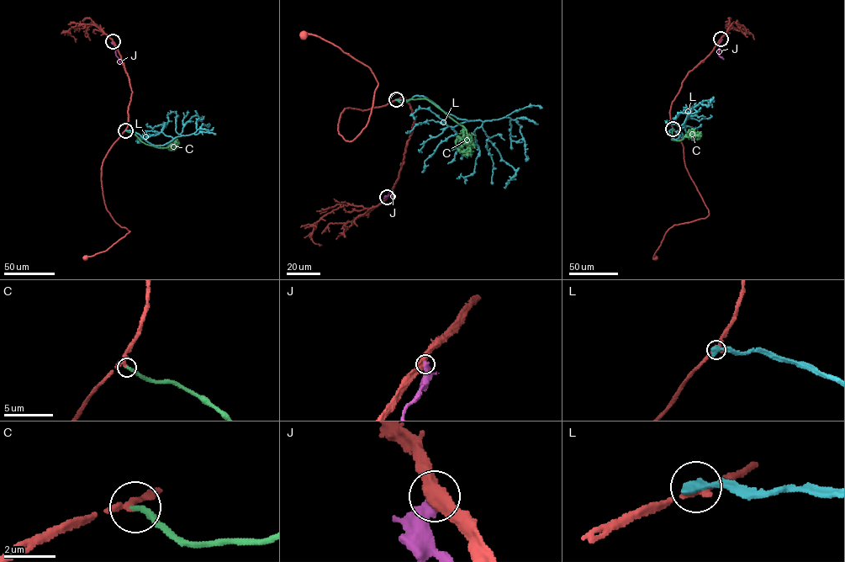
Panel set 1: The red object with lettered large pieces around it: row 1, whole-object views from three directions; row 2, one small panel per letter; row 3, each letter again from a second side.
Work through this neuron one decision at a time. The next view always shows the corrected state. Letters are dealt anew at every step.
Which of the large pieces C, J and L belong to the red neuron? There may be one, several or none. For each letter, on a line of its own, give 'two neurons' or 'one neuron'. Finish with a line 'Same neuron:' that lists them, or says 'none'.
C: one neuron
J: two neurons
L: two neurons
Same neuron: C

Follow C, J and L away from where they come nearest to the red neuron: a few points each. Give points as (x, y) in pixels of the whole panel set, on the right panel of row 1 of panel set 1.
C: (673, 129), (672, 140), (680, 140), (692, 135), (699, 137), (695, 139), (689, 134)
J: (720, 39), (718, 54), (723, 59)
L: (673, 129), (669, 134), (673, 138), (678, 138), (678, 127), (692, 108), (700, 103), (707, 107), (713, 97)

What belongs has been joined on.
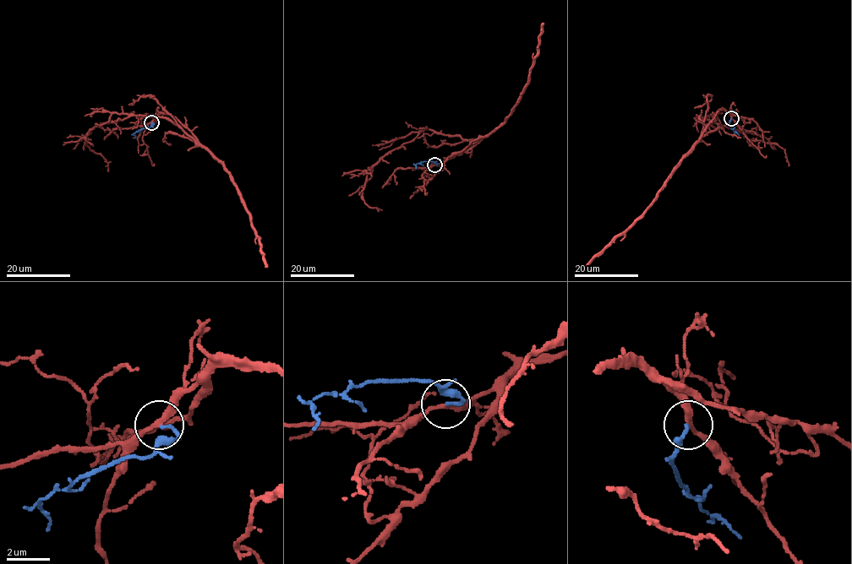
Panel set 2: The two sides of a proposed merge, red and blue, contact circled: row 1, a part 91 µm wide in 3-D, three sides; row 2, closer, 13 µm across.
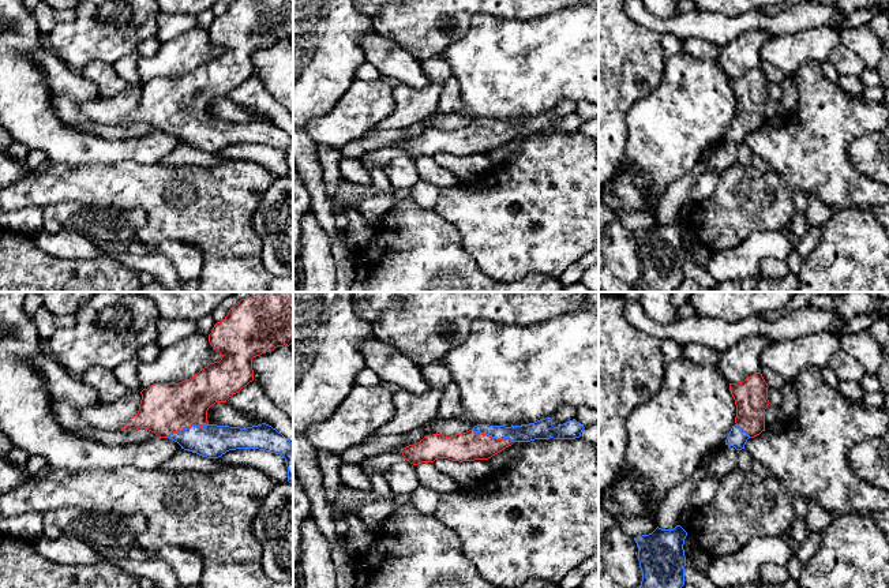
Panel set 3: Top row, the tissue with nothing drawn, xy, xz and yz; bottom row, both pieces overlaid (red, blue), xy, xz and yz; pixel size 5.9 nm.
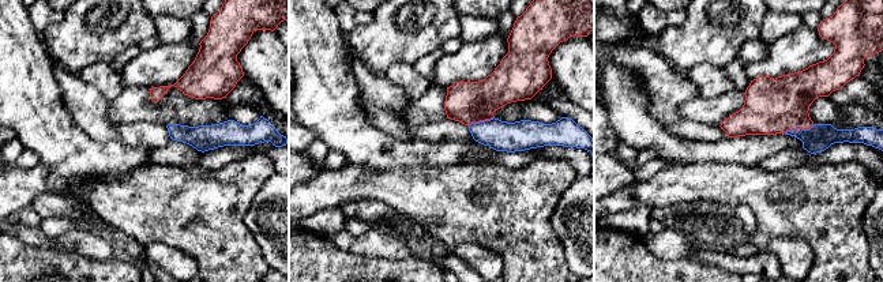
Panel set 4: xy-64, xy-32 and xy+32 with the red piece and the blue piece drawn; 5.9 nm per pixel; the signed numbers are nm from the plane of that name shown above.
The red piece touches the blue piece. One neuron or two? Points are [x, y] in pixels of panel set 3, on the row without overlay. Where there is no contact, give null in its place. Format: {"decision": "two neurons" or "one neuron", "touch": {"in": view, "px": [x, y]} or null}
{"decision": "one neuron", "touch": {"in": "xy", "px": [187, 122]}}

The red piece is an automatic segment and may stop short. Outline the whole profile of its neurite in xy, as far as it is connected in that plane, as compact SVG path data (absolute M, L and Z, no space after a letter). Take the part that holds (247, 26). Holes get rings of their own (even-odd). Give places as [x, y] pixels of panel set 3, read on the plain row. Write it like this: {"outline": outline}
{"outline": "M235 0L221 16L214 19L209 37L222 49L221 55L207 59L180 78L154 78L143 83L138 108L124 119L121 126L146 123L158 132L169 132L181 143L207 153L218 153L236 143L275 147L285 153L288 176L293 179L293 138L275 123L266 117L240 123L207 116L207 105L211 100L226 97L229 91L254 75L254 52L293 37L293 0Z"}

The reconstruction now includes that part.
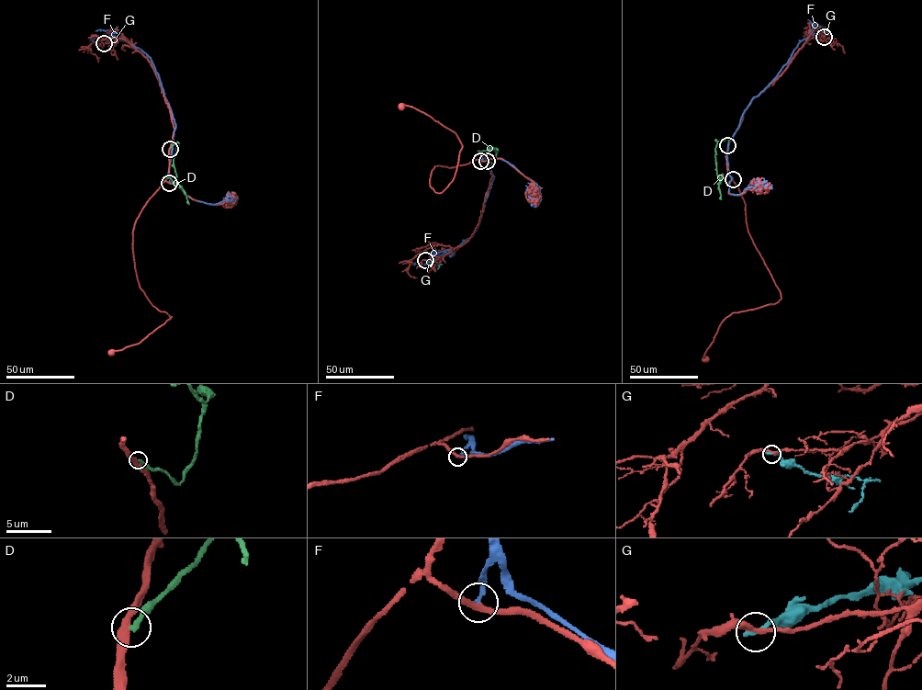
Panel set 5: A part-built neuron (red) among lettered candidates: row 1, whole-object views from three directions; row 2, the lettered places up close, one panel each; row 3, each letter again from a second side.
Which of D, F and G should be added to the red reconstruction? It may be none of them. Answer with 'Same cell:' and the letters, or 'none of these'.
Same cell: none of these

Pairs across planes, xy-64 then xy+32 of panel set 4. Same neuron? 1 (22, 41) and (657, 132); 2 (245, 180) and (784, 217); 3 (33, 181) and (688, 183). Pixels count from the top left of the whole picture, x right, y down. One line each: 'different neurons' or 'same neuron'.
1: same neuron
2: same neuron
3: same neuron

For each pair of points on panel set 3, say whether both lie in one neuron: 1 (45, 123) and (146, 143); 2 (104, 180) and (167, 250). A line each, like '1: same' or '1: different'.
1: same
2: different

